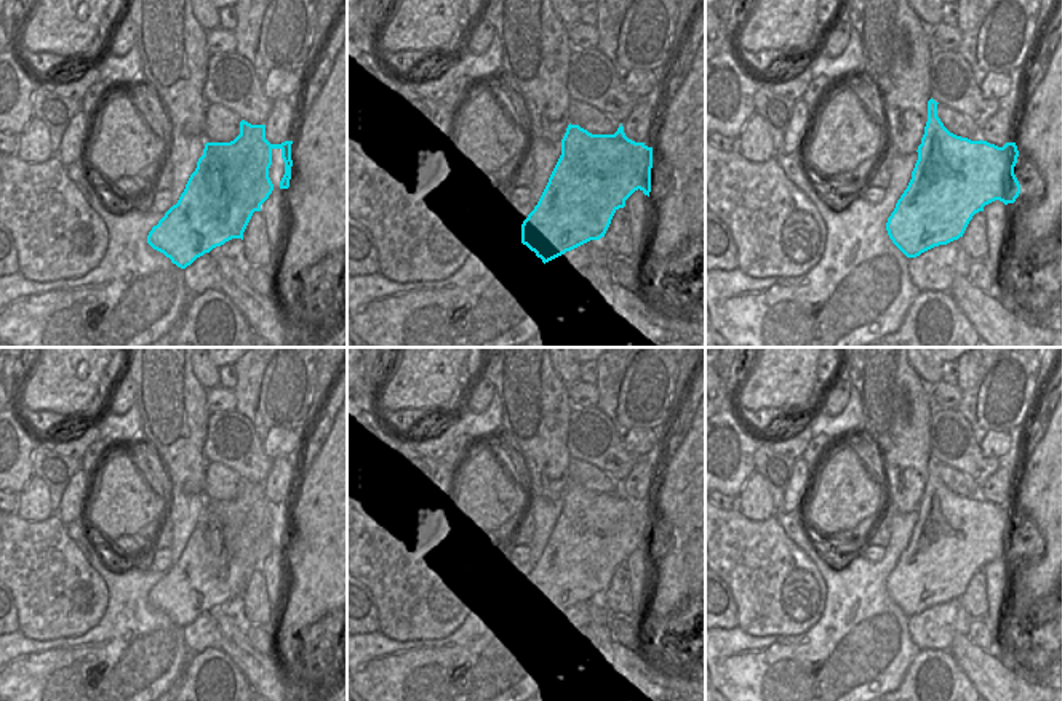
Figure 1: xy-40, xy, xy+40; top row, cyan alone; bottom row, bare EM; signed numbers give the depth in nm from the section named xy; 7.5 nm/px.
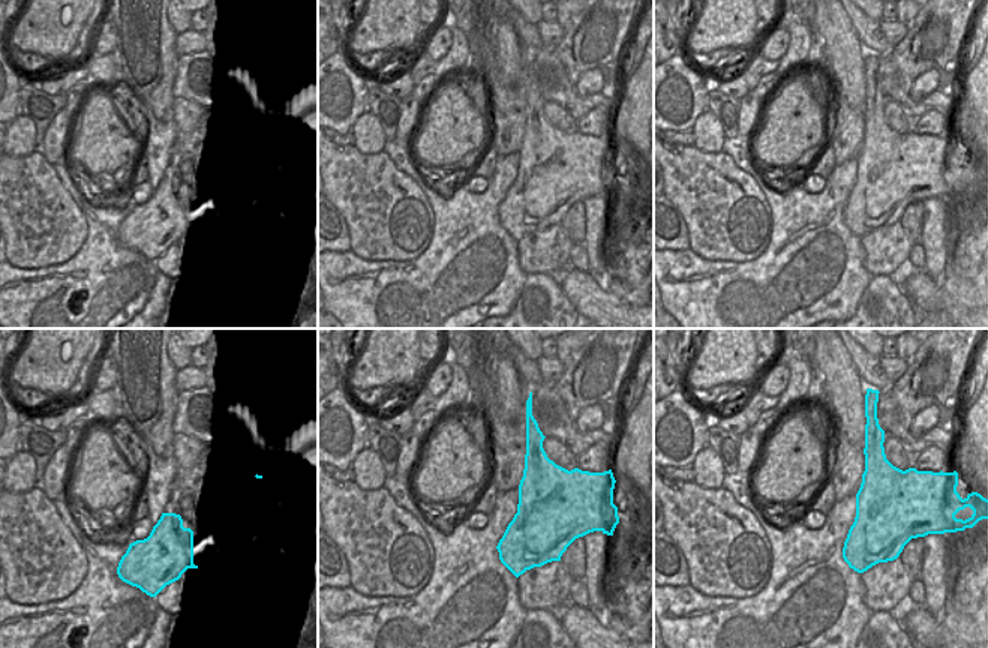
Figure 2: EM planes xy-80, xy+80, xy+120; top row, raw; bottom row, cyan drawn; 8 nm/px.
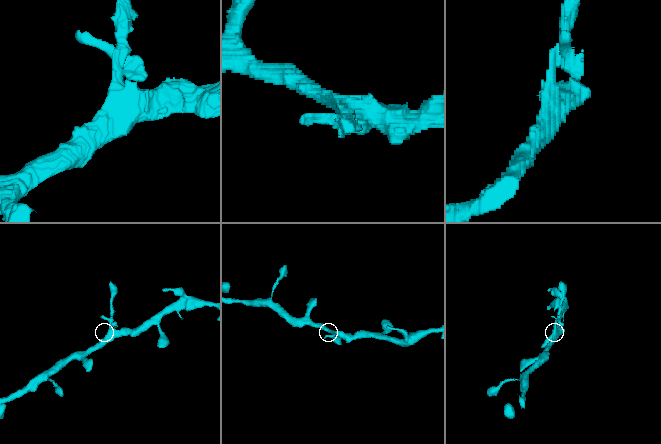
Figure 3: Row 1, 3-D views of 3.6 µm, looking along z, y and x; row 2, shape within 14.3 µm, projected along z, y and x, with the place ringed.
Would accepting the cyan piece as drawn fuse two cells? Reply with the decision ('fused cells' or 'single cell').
fused cells

